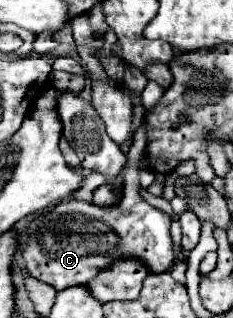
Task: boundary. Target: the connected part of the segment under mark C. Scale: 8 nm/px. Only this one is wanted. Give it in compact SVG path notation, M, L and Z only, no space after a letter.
M138 128L134 136L134 144L128 152L128 170L124 174L124 190L122 198L114 206L96 206L80 200L64 200L56 204L46 216L34 216L28 224L30 238L26 244L20 244L20 252L24 256L26 270L36 280L42 280L56 290L70 288L92 280L100 270L110 266L118 258L136 256L152 270L152 274L164 272L174 258L172 238L170 238L170 222L172 218L150 206L140 194L140 158L146 152L146 144L142 138L144 128Z

